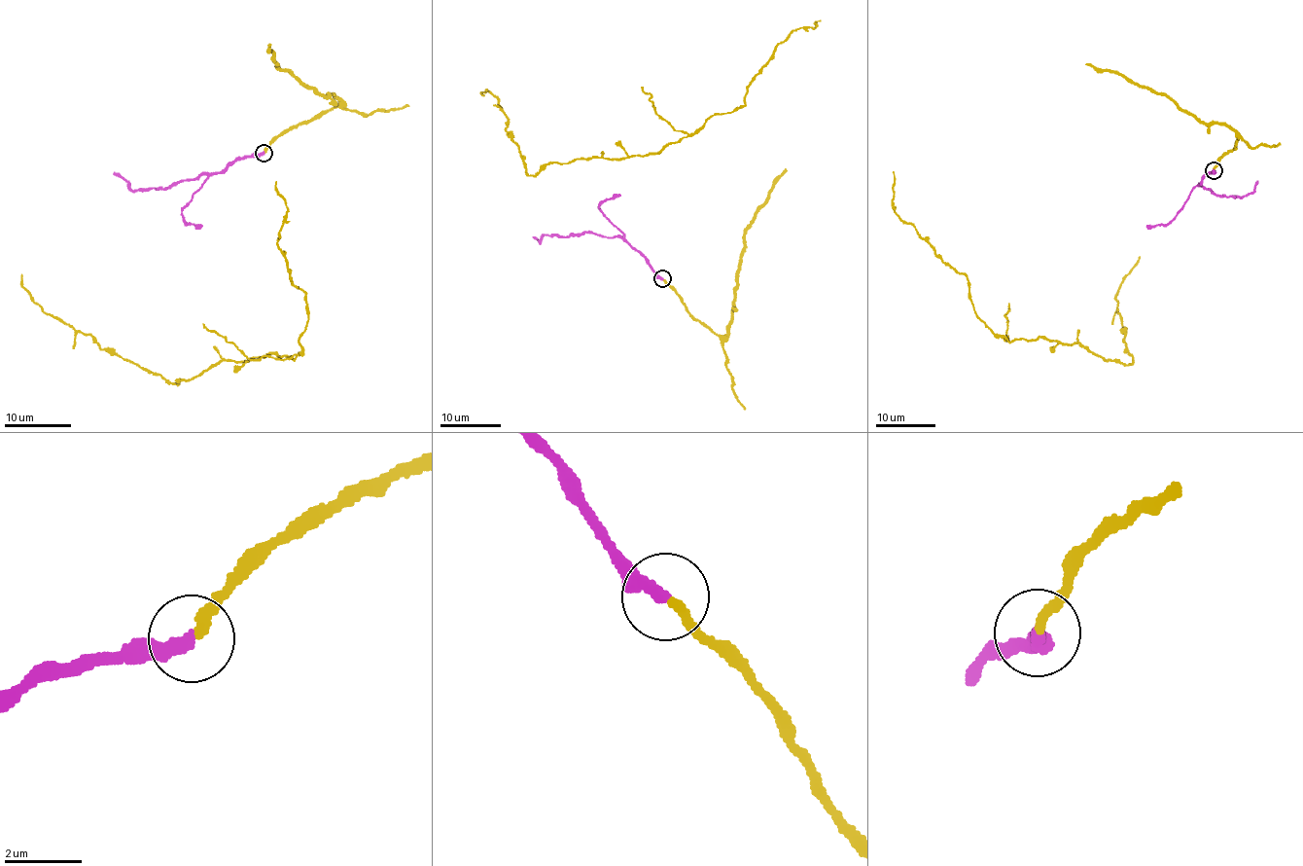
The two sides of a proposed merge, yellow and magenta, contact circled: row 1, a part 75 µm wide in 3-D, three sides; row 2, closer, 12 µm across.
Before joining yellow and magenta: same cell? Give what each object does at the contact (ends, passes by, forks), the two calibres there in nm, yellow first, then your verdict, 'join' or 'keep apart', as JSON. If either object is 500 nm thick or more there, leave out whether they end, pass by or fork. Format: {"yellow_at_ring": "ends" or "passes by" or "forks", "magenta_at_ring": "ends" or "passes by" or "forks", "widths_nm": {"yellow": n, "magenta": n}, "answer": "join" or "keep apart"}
{"yellow_at_ring": "ends", "magenta_at_ring": "ends", "widths_nm": {"yellow": 280, "magenta": 320}, "answer": "keep apart"}

